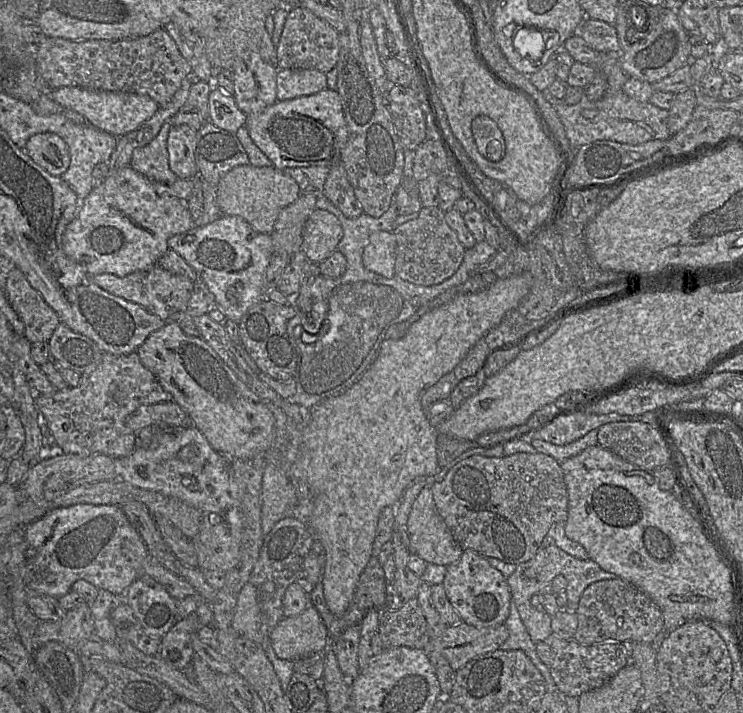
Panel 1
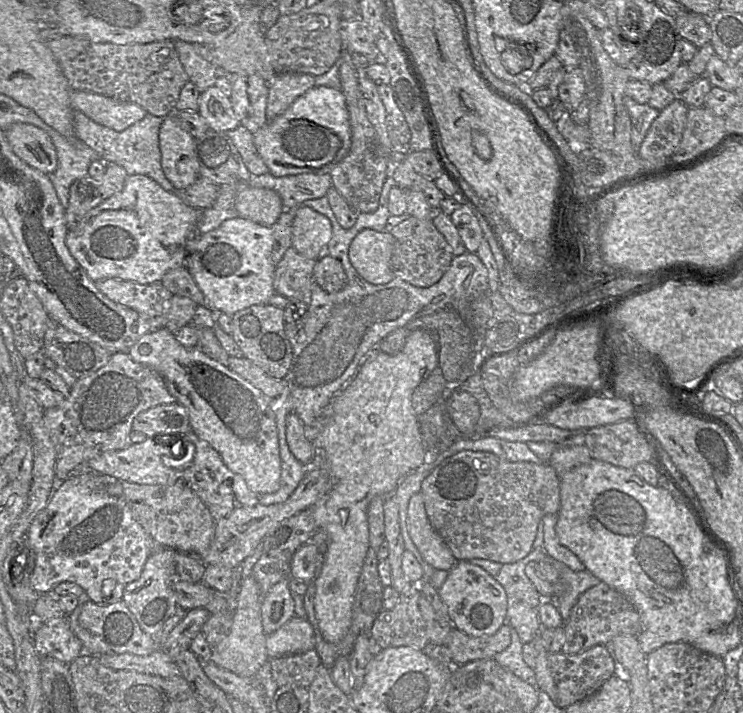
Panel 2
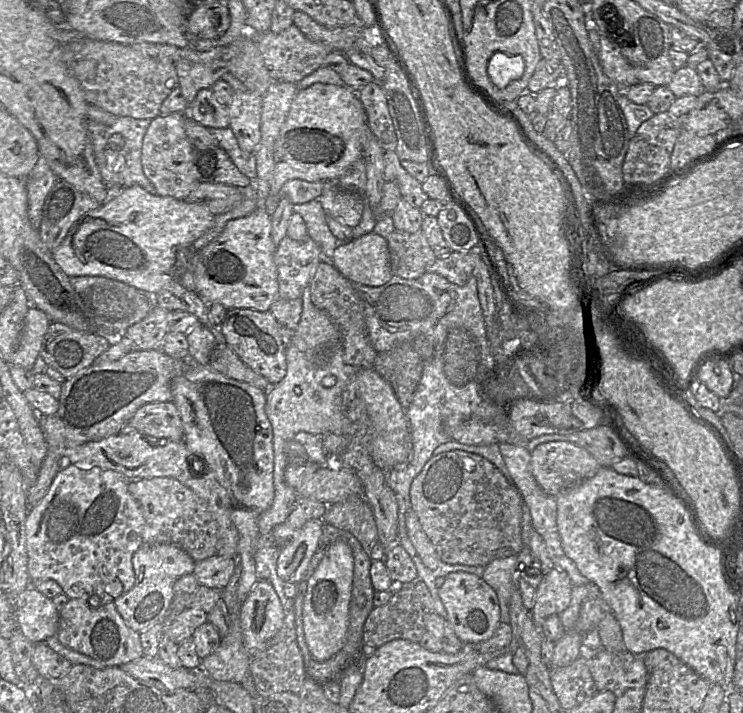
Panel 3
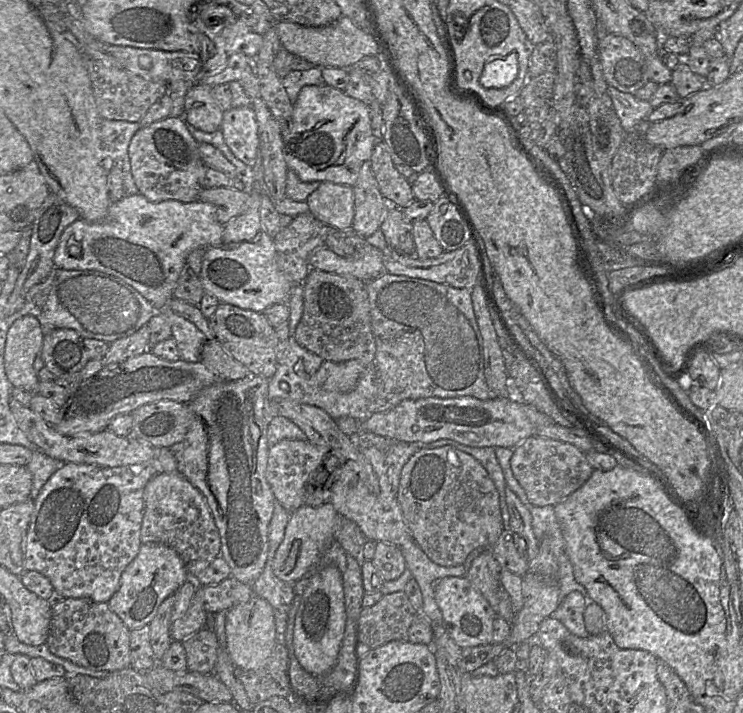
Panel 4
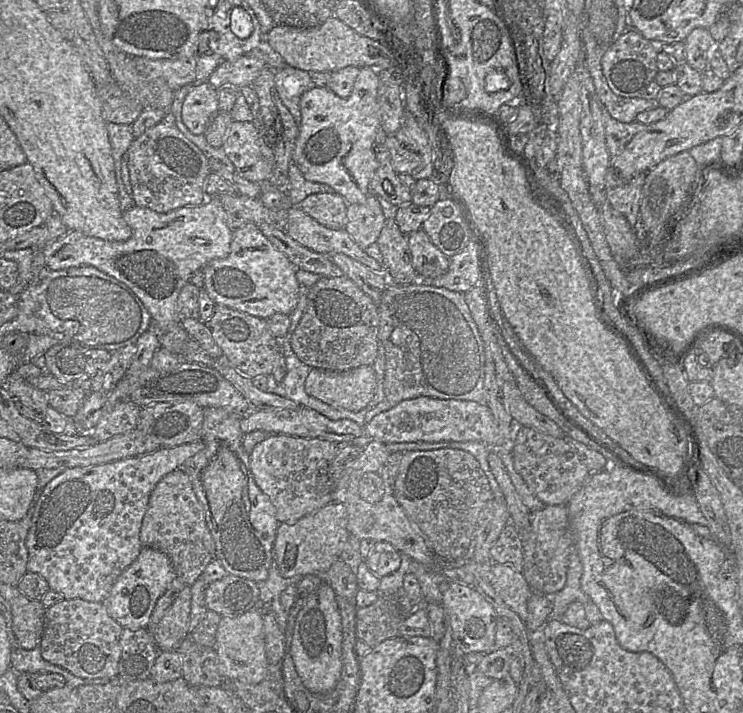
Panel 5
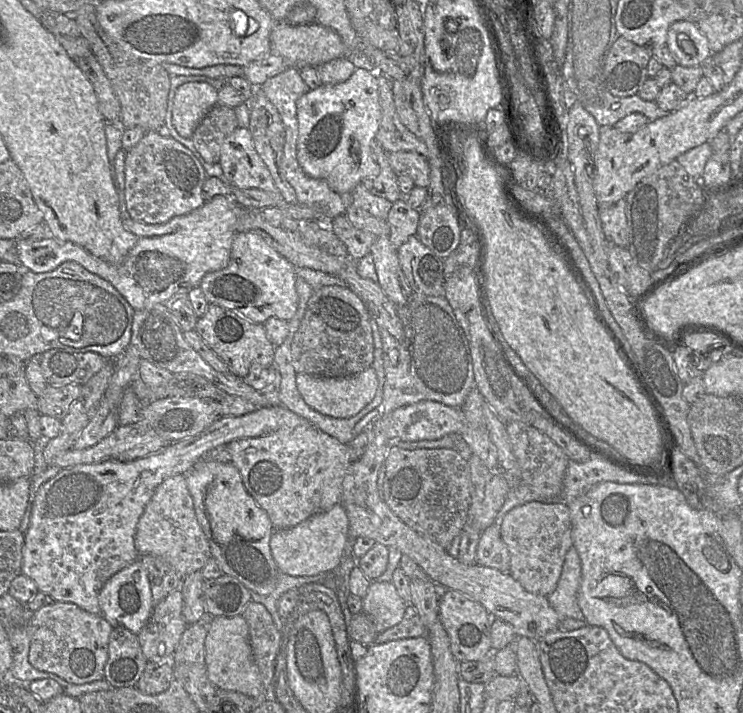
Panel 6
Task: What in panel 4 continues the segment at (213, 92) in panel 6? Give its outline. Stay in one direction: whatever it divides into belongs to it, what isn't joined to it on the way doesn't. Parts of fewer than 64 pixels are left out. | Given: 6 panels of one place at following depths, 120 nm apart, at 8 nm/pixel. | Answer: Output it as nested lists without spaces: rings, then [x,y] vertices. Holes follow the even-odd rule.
[[[195,83],[185,95],[183,119],[195,129],[206,133],[220,130],[225,112],[213,97],[210,86]]]

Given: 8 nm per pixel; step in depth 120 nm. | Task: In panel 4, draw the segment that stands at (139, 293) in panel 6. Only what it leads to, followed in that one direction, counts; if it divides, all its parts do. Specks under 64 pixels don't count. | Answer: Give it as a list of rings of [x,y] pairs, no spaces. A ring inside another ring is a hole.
[[[133,194],[133,195],[125,195],[121,200],[112,202],[108,208],[107,217],[101,221],[96,223],[88,222],[84,219],[79,219],[69,225],[65,231],[62,233],[59,244],[54,251],[53,256],[53,264],[54,268],[61,268],[64,270],[78,270],[78,271],[97,271],[101,273],[105,273],[107,275],[113,276],[117,279],[120,279],[130,287],[132,287],[135,291],[140,293],[147,301],[151,303],[154,307],[155,311],[159,314],[163,314],[167,319],[168,323],[171,326],[172,338],[176,341],[177,348],[182,361],[189,363],[196,363],[201,361],[201,353],[204,347],[204,344],[208,341],[205,335],[191,322],[186,319],[174,314],[172,311],[167,309],[167,305],[169,301],[173,298],[173,292],[176,287],[176,283],[181,274],[183,267],[186,264],[186,259],[188,255],[196,250],[196,249],[207,249],[209,247],[219,246],[222,242],[222,234],[223,234],[223,225],[218,221],[216,216],[216,207],[209,202],[189,202],[183,203],[177,200],[165,200],[161,202],[151,202],[146,199],[141,194]]]

